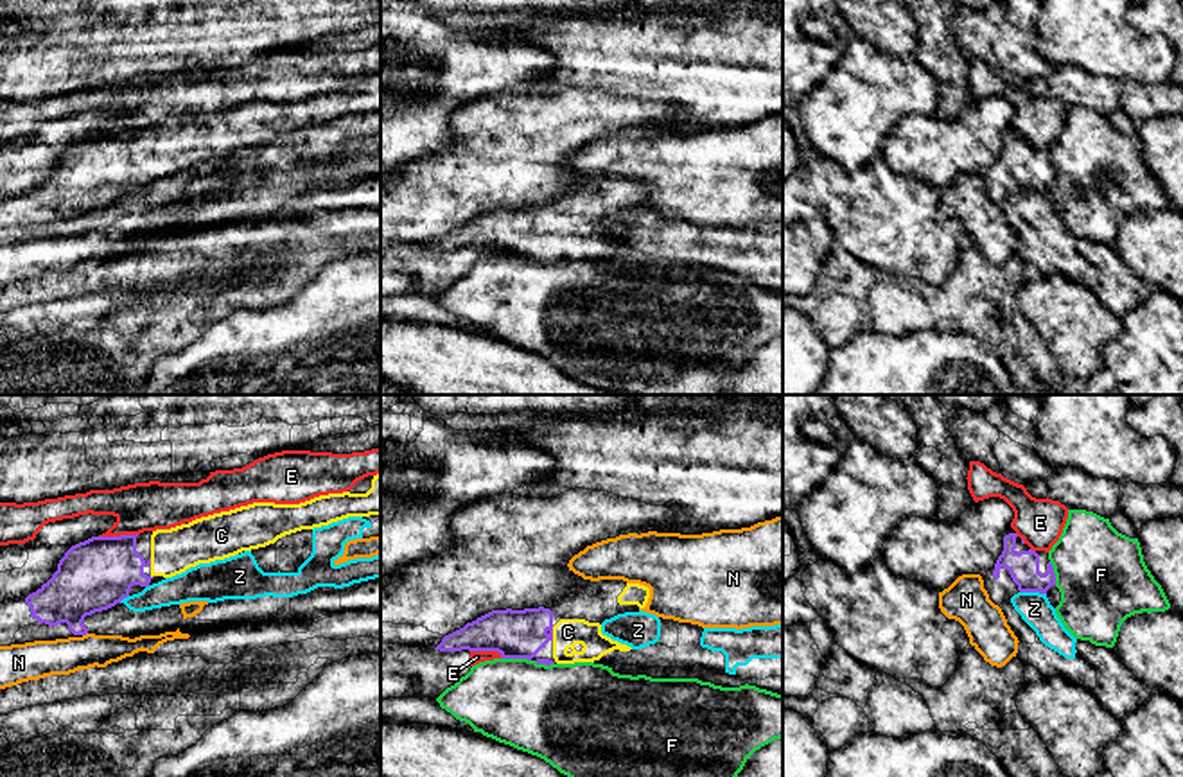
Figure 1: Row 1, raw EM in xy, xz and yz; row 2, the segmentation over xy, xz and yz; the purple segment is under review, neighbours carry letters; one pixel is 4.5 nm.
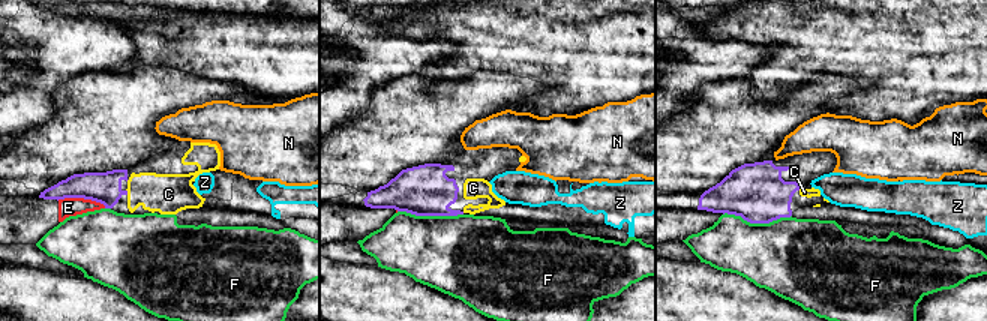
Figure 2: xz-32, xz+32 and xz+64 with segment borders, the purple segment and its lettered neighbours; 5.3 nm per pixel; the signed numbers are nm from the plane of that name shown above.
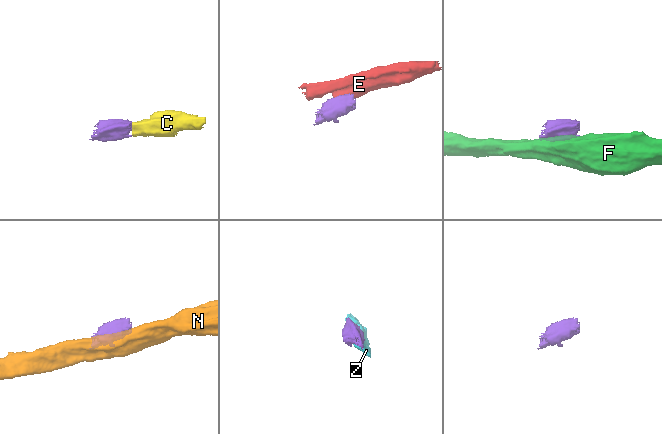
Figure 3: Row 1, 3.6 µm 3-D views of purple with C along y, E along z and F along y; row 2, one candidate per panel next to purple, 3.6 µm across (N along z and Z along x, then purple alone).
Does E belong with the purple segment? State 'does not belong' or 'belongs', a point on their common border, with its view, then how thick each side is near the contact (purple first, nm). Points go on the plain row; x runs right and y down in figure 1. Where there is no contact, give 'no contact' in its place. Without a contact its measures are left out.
does not belong | xy (117, 135) | 320/220 nm

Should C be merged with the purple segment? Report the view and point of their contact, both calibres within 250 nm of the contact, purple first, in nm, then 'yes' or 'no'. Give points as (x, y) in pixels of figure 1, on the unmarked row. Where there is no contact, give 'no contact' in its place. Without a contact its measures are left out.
xz (552, 232) | 220/130 nm | yes

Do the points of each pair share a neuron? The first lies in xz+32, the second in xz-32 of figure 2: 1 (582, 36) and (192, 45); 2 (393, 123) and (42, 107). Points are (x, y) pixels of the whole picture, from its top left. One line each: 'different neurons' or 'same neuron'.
1: same neuron
2: different neurons

